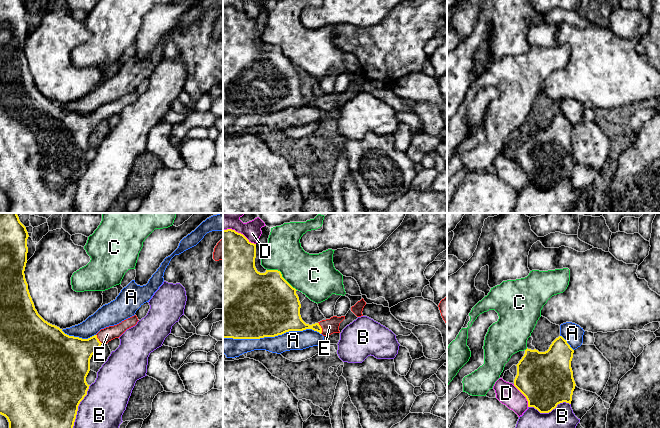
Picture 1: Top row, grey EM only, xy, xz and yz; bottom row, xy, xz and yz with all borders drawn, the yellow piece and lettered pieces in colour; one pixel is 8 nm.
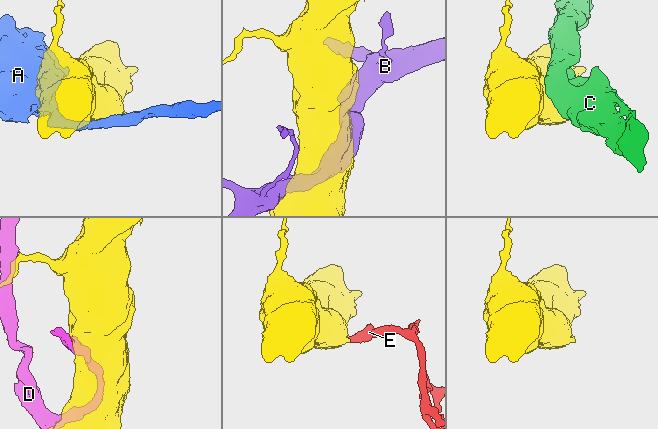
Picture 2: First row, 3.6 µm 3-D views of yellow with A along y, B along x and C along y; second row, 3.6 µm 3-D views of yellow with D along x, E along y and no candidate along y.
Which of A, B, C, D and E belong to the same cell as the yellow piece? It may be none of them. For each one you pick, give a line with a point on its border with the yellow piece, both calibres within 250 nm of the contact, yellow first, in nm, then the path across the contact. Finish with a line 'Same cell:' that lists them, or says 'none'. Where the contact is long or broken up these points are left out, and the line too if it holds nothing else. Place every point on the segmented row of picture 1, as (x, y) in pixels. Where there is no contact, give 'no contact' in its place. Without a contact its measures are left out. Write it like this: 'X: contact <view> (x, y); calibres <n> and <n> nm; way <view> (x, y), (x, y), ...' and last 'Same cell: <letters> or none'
E: contact xz (321, 328); calibres 170 and 130 nm; way xz (291, 320), (299, 325), (321, 328), (329, 326)
Same cell: E

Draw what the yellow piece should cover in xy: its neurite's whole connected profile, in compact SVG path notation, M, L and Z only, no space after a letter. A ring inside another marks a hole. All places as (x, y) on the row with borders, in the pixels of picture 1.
M0 213L0 414L7 418L9 428L73 428L78 406L90 386L86 377L92 355L102 344L119 338L139 320L134 315L117 325L101 329L88 339L69 336L45 321L35 309L25 279L28 237L17 213Z

